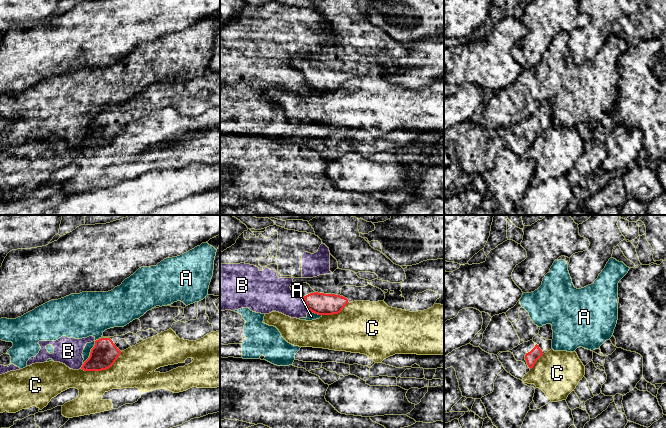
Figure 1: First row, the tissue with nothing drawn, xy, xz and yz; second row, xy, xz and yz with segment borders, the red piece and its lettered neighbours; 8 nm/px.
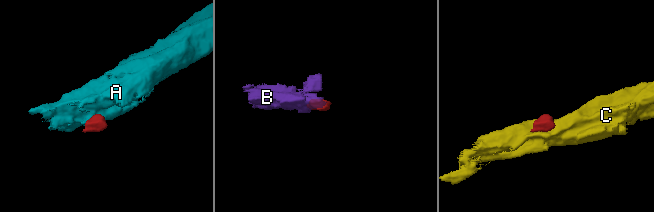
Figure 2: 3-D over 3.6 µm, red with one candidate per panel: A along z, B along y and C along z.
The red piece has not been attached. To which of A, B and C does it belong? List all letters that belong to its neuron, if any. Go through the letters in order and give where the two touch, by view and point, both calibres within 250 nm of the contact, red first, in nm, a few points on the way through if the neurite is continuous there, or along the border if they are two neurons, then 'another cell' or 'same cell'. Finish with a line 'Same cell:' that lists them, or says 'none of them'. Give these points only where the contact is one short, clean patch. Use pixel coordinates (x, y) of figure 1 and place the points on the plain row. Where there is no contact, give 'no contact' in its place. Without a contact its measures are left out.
A: contact xy (91, 127); calibres 220 and 260 nm; border xy (98, 114), (91, 125), (89, 133), (83, 140); another cell
B: contact xz (305, 79); calibres 180 and 260 nm; border xz (302, 73), (308, 85); another cell
C: contact xy (102, 145); calibres 220 and 280 nm; border xy (121, 128), (108, 144), (101, 146), (82, 146), (80, 144); another cell
Same cell: none of them

